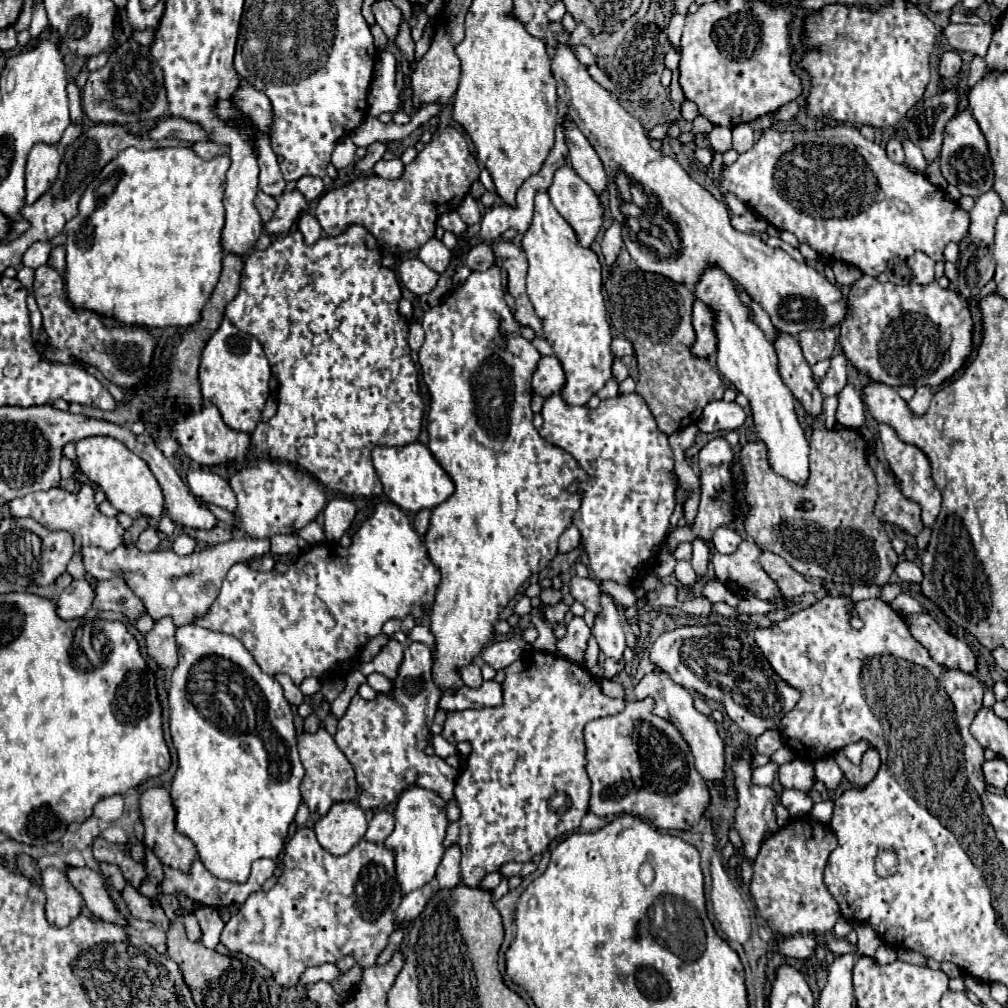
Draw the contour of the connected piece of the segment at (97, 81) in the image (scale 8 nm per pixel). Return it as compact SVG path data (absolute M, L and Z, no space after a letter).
M134 39L124 41L108 59L102 69L90 73L88 83L82 91L82 109L94 123L108 125L130 125L136 133L146 129L168 113L168 99L164 89L164 73L158 61L152 57L150 47L136 43Z

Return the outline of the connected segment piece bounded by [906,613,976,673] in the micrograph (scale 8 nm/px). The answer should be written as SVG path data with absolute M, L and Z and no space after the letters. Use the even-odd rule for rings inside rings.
M928 613L908 615L906 623L910 627L912 637L930 651L930 657L936 663L966 673L972 673L976 669L976 657L970 651L970 647L946 633L944 629L940 629L940 625Z

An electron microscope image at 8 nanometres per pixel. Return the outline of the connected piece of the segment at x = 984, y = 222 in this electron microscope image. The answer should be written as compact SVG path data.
M990 189L988 193L976 199L974 209L970 211L970 231L968 231L972 243L986 245L986 247L992 245L994 225L996 225L998 215L1002 213L1000 205L1002 205L1002 199L994 189Z

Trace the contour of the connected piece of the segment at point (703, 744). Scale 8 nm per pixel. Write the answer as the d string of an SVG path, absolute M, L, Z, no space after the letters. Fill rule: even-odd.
M652 671L652 673L644 675L634 691L636 691L636 699L646 699L646 695L652 697L654 699L652 713L656 713L658 717L670 721L682 733L682 737L686 739L686 743L692 749L698 773L702 777L710 779L712 783L722 779L722 773L724 773L724 743L722 743L722 737L718 735L716 723L710 717L706 717L700 711L696 711L694 701L692 701L692 693L686 691L684 687L676 685L668 677L668 673L664 673L664 671Z

